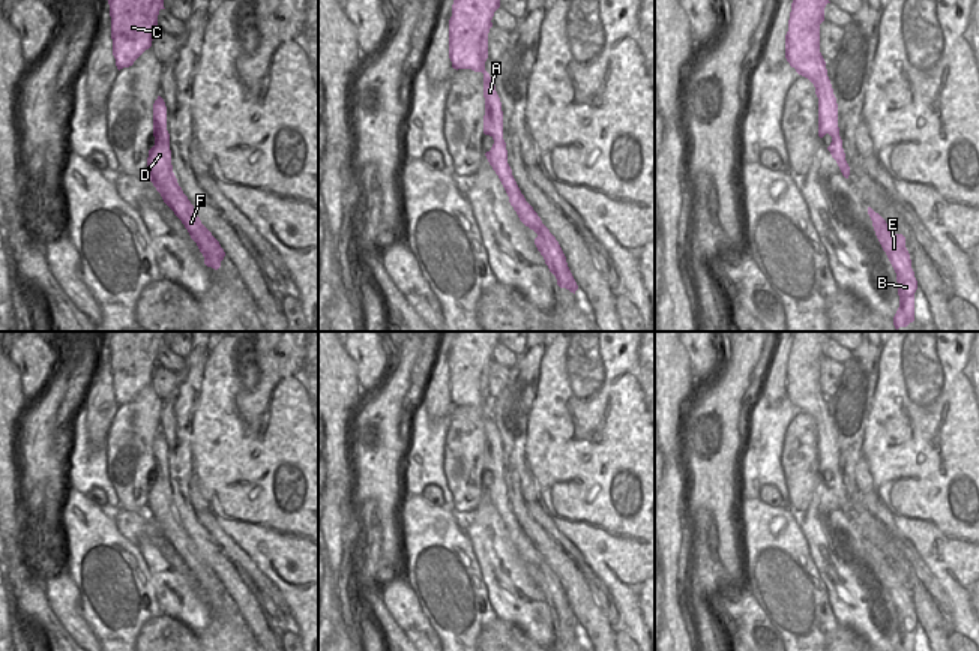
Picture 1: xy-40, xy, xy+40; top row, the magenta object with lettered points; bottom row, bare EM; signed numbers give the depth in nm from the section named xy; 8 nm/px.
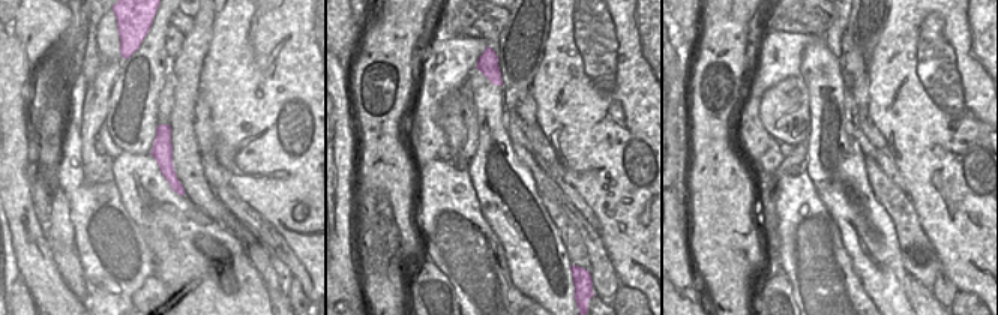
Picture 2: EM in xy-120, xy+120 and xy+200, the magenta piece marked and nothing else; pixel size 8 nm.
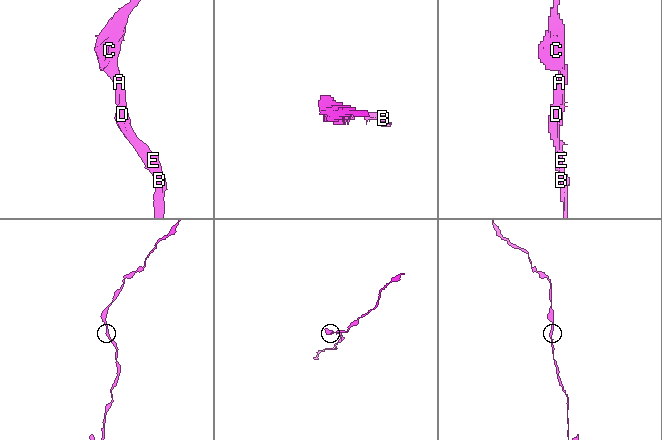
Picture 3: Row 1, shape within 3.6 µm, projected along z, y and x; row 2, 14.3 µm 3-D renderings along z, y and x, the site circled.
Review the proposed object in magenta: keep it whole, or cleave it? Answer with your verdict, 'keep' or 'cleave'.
keep

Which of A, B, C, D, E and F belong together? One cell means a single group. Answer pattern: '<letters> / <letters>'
A B C D E F

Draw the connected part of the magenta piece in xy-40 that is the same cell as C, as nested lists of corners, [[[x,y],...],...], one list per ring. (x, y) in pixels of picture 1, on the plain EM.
[[[111,332],[113,392],[117,405],[129,404],[152,382],[165,332]]]

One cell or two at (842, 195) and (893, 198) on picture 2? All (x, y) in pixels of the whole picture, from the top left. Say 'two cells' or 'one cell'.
two cells

